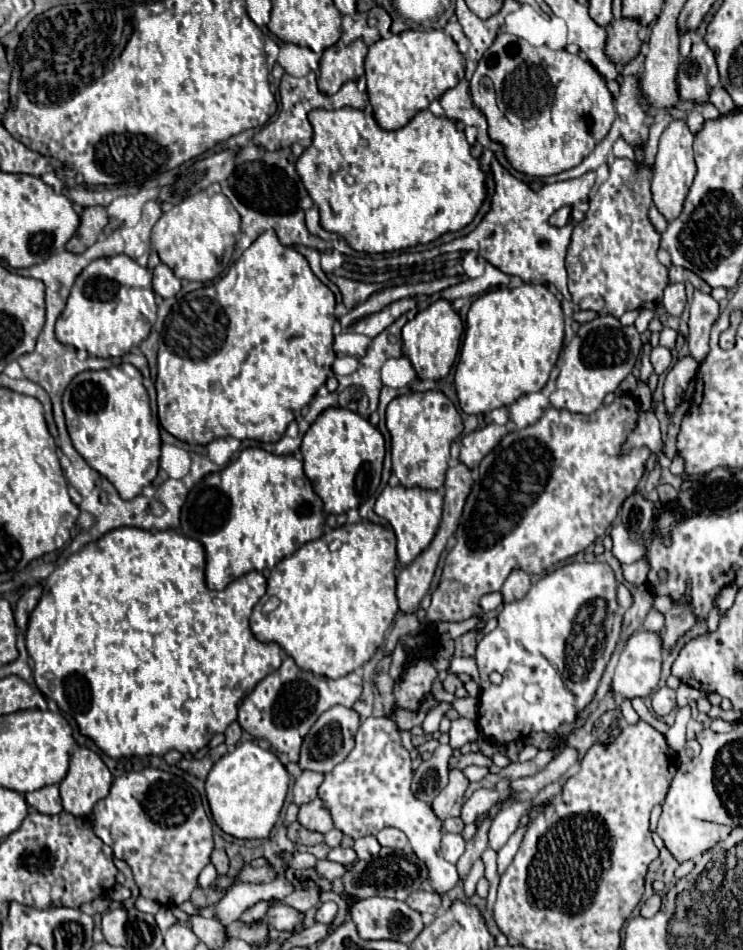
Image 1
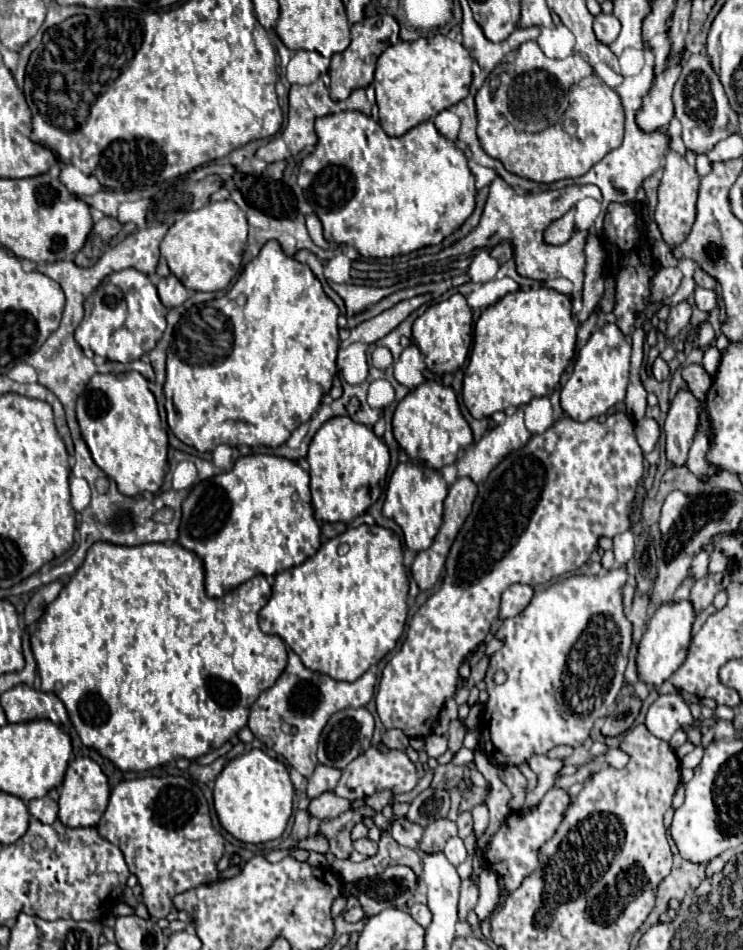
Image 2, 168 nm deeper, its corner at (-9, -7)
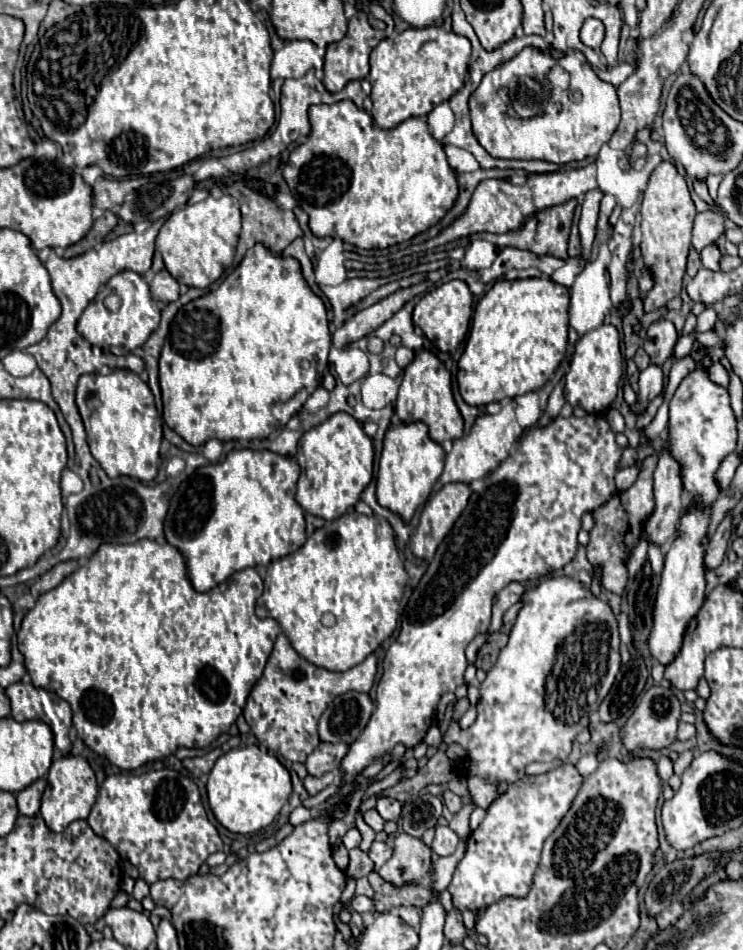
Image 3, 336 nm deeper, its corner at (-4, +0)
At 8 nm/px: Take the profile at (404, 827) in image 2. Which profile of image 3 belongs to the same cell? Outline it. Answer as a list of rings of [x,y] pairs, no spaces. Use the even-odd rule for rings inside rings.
[[[379,798],[377,800],[377,812],[383,816],[383,820],[397,822],[401,816],[401,802],[395,798]]]

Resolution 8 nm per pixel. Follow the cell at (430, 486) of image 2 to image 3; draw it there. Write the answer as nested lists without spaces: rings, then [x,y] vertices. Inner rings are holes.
[[[399,422],[391,424],[383,438],[383,452],[379,460],[379,474],[377,474],[377,500],[381,506],[389,508],[391,512],[403,516],[403,520],[411,520],[415,510],[427,500],[437,482],[439,474],[445,466],[445,452],[441,444],[431,440],[429,428],[423,422]]]

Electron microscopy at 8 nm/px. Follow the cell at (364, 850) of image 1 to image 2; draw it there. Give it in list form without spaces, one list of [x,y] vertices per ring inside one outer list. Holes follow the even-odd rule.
[[[358,839],[358,841],[354,843],[354,849],[356,849],[358,853],[366,855],[366,857],[372,857],[372,855],[376,855],[376,851],[378,851],[378,843],[374,843],[374,841],[370,841],[370,839]]]

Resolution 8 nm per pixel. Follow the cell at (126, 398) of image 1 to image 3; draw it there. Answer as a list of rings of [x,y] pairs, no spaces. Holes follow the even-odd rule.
[[[113,370],[111,374],[85,374],[77,386],[77,406],[87,430],[87,442],[93,458],[109,478],[131,476],[149,482],[157,476],[163,420],[153,404],[149,386],[131,370]]]

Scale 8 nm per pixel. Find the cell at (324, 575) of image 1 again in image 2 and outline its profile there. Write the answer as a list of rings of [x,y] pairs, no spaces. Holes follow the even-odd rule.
[[[360,525],[360,527],[350,527],[346,529],[342,535],[326,541],[318,553],[314,557],[310,557],[308,561],[304,561],[302,565],[296,565],[284,573],[278,573],[276,575],[276,581],[272,585],[272,597],[270,601],[266,603],[266,607],[260,611],[260,629],[266,633],[266,635],[278,635],[300,659],[302,663],[316,671],[316,673],[324,673],[336,681],[356,681],[360,675],[364,675],[372,665],[376,665],[380,659],[386,657],[386,653],[390,653],[402,631],[404,631],[404,623],[406,623],[406,615],[408,615],[408,577],[406,577],[406,569],[404,569],[404,563],[402,563],[402,543],[400,543],[400,537],[390,531],[390,529],[384,529],[380,525]]]

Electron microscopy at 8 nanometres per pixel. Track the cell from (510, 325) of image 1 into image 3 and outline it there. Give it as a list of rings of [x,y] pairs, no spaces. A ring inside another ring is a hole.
[[[549,278],[497,280],[479,300],[459,360],[459,394],[471,406],[535,392],[553,376],[567,350],[569,290]]]

